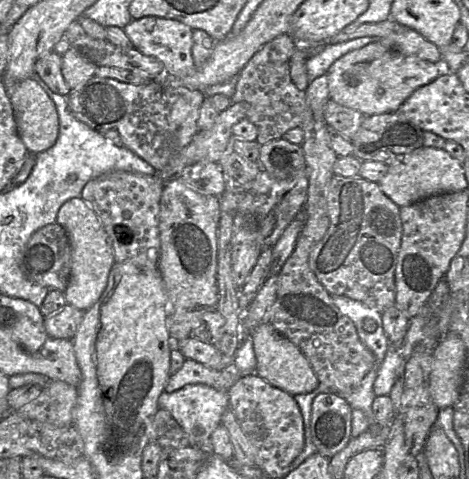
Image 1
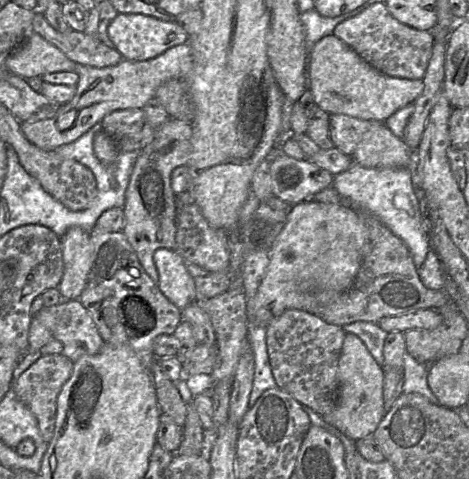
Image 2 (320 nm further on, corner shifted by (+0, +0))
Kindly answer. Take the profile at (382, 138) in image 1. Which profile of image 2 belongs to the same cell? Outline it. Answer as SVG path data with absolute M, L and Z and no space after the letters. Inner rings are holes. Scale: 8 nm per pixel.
M330 114L330 138L335 148L347 155L352 155L364 134L381 124L385 124L384 121L363 120L345 114Z

